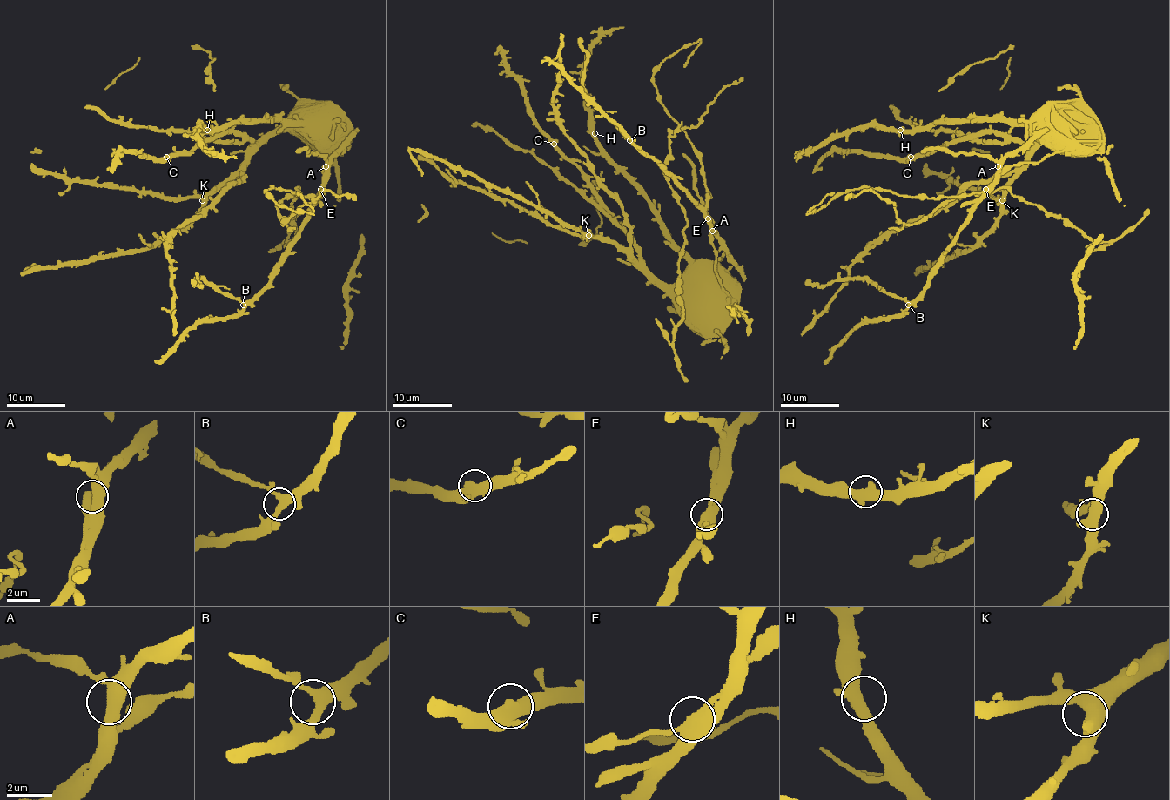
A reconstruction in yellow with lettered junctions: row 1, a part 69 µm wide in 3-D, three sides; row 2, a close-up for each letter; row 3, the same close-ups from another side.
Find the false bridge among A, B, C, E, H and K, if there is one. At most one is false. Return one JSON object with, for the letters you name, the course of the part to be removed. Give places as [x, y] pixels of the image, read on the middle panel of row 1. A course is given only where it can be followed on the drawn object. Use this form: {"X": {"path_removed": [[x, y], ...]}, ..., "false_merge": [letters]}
{"E": {"path_removed": [[708, 218], [701, 154], [659, 99], [654, 78], [654, 71], [665, 59], [701, 39], [684, 67]]}, "false_merge": ["E"]}

